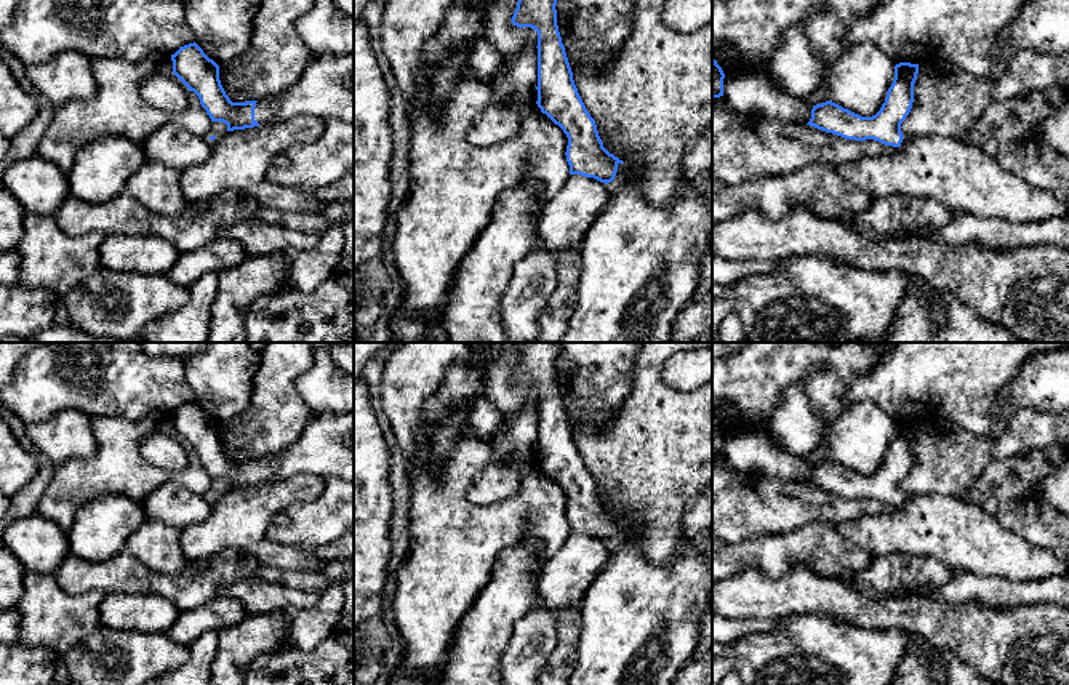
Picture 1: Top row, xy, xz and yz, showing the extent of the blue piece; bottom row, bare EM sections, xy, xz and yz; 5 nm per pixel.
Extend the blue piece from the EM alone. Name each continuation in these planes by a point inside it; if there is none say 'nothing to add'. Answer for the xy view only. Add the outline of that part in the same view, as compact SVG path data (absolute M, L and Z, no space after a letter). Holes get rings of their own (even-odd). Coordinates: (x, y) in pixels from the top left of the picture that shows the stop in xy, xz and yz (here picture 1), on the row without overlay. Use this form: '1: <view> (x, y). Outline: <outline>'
1: xy (325, 448). Outline: M354 410L314 415L290 447L259 458L254 466L259 483L298 474L354 482Z

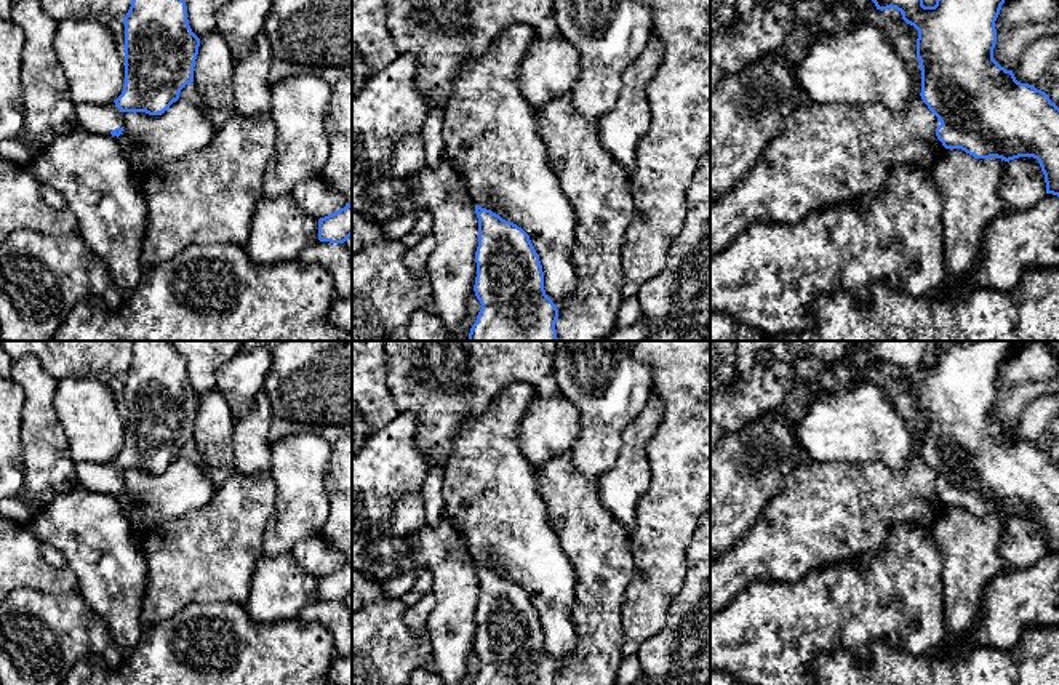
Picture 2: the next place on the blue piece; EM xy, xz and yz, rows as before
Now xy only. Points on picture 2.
1: xy (101, 477). Outline: M80 461L77 463L77 483L91 491L110 493L112 488L123 485L122 472L115 461Z

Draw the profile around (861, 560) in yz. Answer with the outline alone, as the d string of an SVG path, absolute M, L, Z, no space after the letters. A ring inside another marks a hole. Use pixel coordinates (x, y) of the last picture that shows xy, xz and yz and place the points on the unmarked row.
M864 551L861 554L856 554L853 557L841 559L843 562L853 563L859 571L867 571L872 559L875 555L875 551Z

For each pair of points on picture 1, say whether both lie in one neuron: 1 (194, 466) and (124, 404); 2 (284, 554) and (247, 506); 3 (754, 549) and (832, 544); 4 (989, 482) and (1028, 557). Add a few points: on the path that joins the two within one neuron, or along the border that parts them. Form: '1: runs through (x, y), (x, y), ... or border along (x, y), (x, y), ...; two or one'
1: border along (170, 413), (148, 413), (135, 420), (103, 416); two
2: runs through (269, 552), (247, 530), (247, 520); one
3: runs through (773, 549), (813, 546); one
4: border along (968, 500), (991, 511); two

